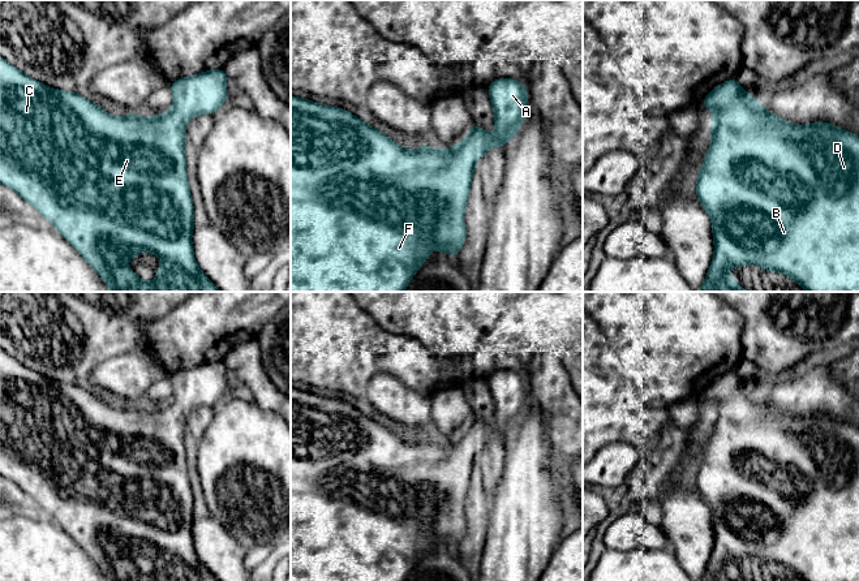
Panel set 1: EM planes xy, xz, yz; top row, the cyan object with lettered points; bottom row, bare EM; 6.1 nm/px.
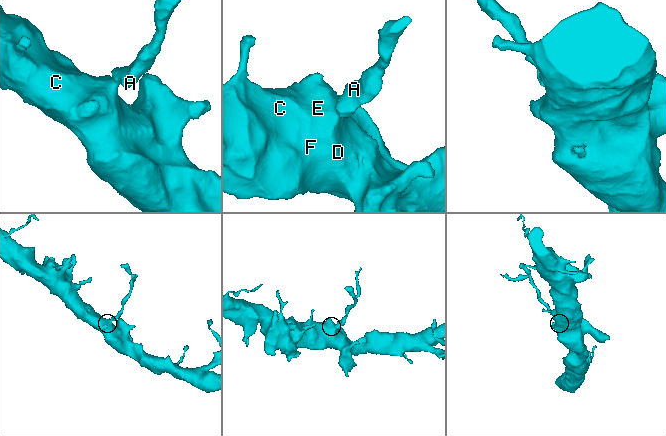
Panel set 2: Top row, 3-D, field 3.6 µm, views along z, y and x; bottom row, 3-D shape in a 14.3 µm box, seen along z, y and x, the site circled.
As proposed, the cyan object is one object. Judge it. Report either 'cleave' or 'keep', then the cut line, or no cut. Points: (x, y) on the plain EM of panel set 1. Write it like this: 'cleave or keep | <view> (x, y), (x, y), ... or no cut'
keep | no cut

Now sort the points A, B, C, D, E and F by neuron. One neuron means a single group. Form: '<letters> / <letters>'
A B C D E F

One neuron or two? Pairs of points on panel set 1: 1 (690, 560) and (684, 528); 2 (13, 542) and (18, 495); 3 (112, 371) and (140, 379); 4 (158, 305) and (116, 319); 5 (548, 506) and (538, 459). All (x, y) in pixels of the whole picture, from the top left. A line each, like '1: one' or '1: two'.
1: one
2: two
3: one
4: one
5: one

